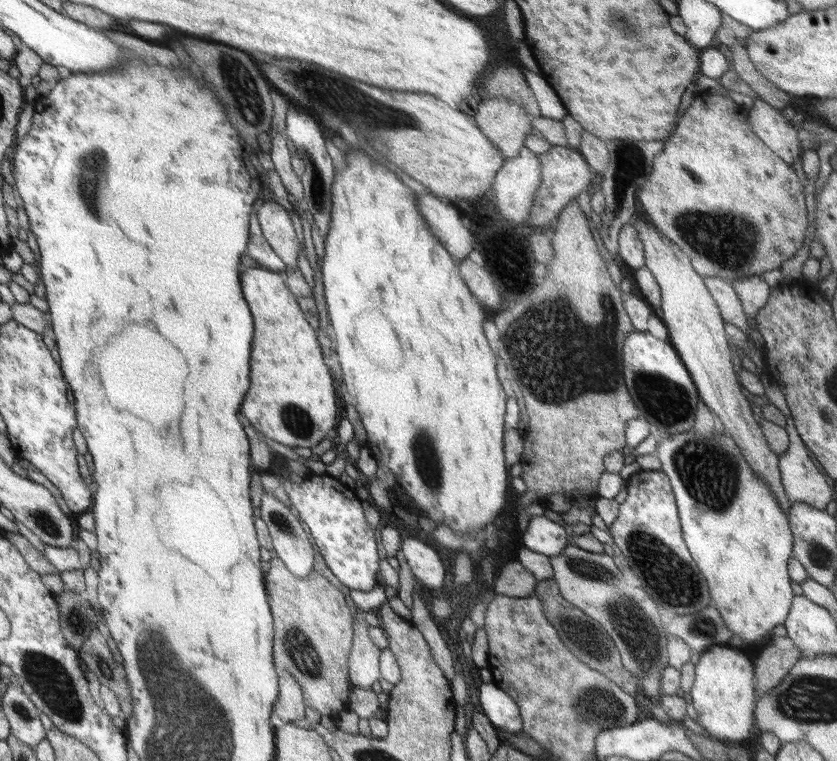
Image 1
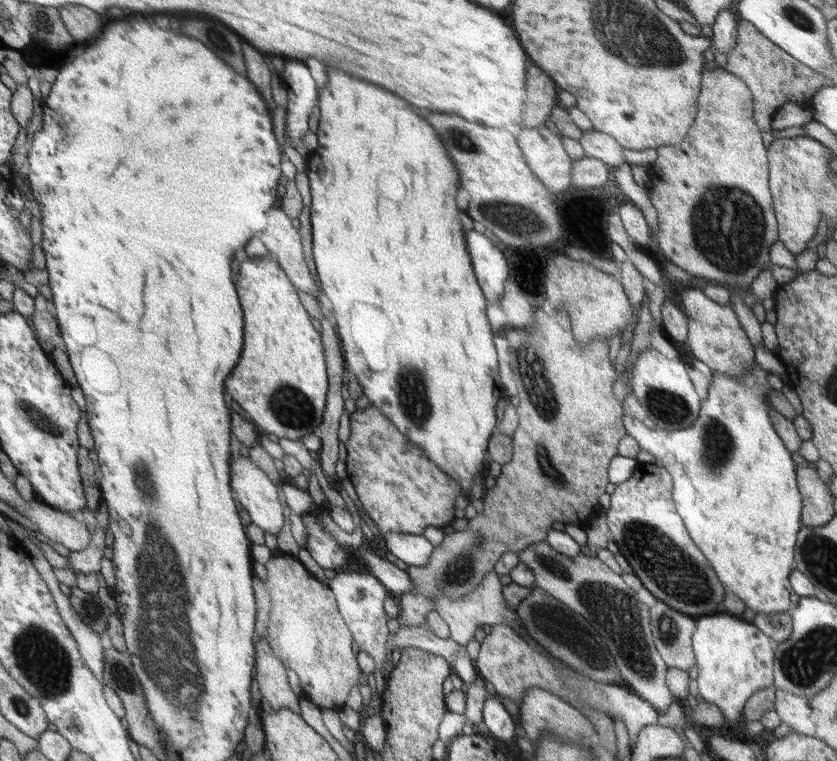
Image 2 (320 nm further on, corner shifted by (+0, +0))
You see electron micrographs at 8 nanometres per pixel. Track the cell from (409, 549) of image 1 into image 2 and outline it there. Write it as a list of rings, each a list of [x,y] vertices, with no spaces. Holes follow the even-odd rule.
[[[389,532],[382,537],[385,550],[409,566],[422,567],[433,550],[433,546],[420,535]]]

